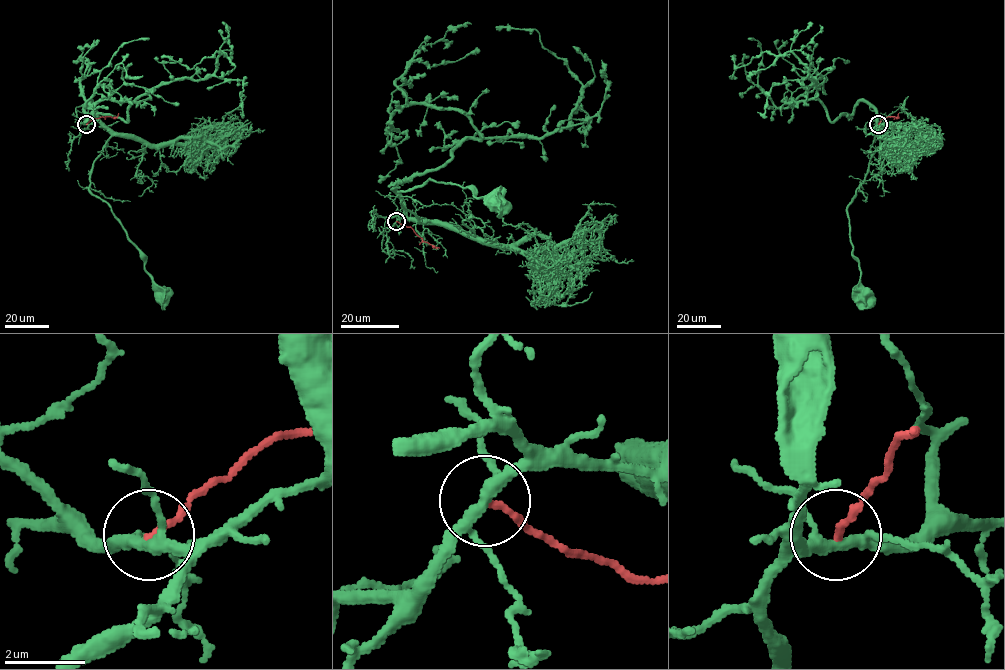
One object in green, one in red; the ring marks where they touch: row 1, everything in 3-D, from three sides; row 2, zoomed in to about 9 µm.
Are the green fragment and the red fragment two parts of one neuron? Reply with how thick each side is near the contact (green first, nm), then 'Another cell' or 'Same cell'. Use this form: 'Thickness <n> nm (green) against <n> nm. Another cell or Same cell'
Thickness 280 nm (green) against 150 nm. Another cell

